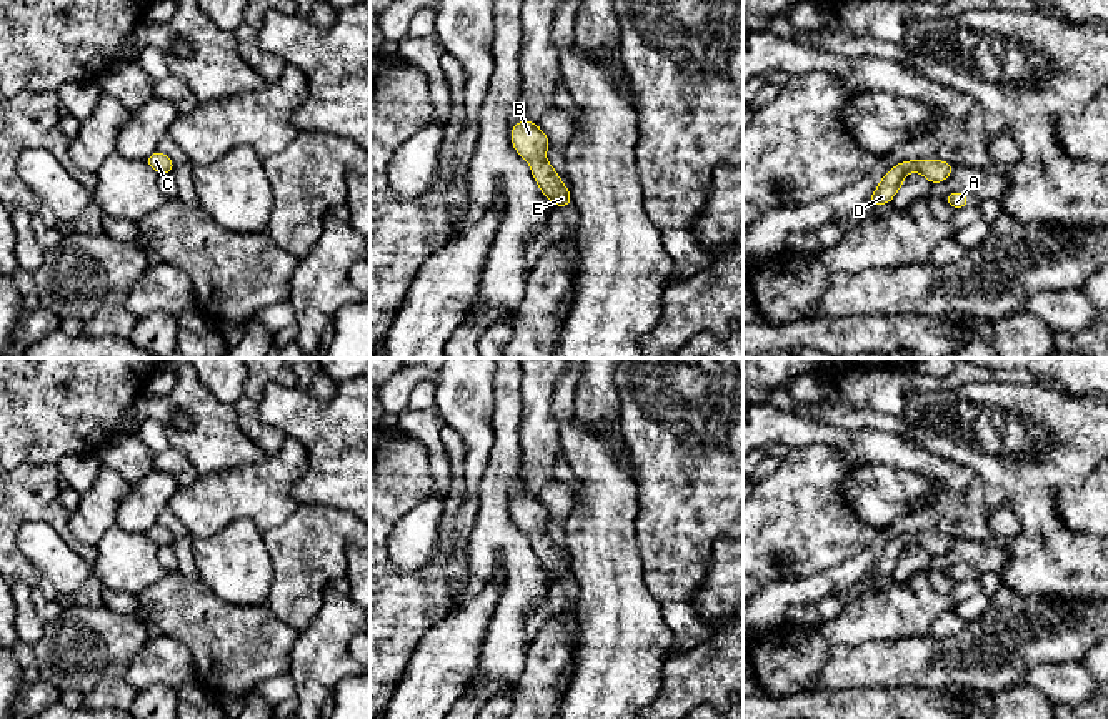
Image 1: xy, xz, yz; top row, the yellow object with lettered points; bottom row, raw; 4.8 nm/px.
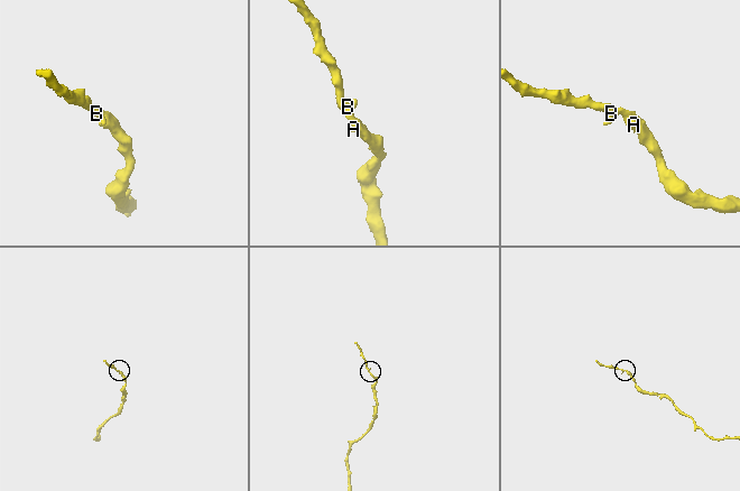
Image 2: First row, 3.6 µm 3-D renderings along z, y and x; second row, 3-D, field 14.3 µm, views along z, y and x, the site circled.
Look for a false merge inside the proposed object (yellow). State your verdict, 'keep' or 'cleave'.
keep

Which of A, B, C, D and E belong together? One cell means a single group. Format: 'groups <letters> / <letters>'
groups A B C D E

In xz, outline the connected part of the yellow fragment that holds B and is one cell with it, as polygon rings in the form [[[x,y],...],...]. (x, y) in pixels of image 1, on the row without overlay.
[[[517,494],[512,499],[512,516],[517,526],[528,534],[542,566],[550,571],[555,579],[573,578],[568,559],[561,556],[555,541],[545,533],[550,516],[538,498],[533,494]]]

